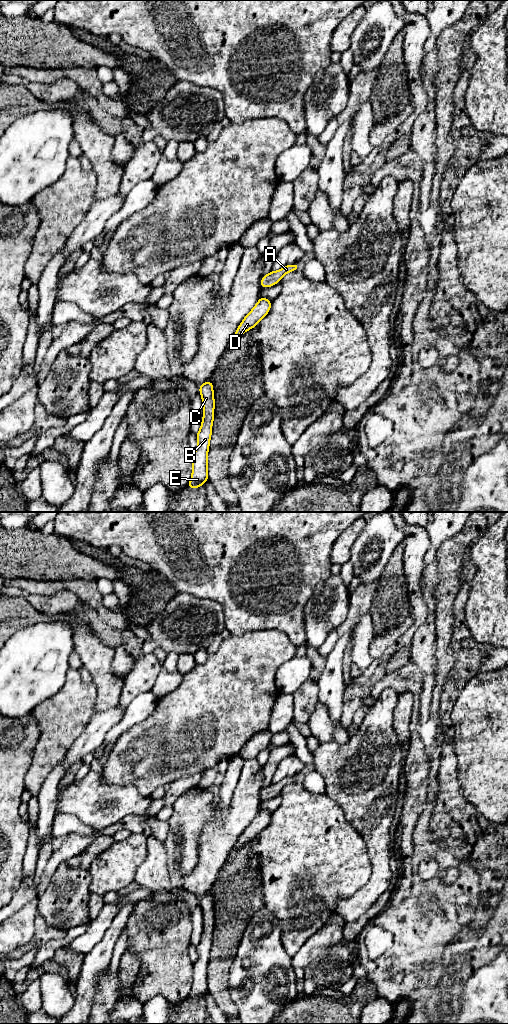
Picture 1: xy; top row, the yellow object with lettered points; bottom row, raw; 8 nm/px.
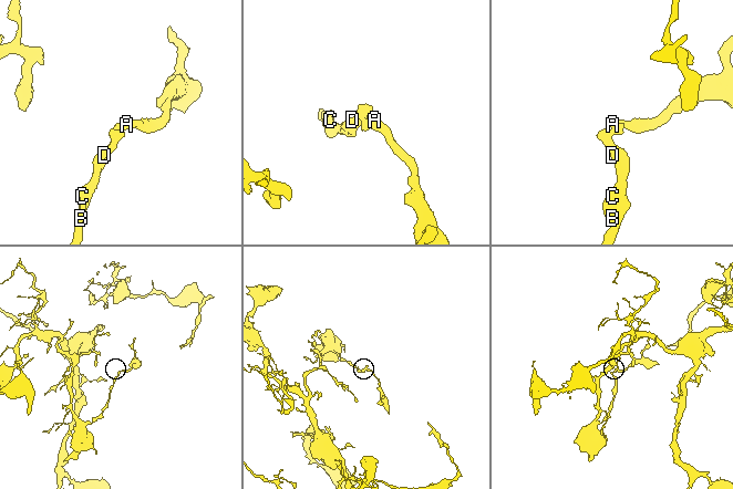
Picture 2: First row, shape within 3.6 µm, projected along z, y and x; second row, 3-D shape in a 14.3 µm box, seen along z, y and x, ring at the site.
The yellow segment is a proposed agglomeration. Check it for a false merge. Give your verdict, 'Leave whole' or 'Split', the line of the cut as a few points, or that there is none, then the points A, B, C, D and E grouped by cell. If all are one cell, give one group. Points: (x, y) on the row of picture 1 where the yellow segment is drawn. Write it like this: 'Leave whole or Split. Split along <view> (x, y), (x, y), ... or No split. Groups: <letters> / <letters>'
Leave whole. No split. Groups: A B C D E

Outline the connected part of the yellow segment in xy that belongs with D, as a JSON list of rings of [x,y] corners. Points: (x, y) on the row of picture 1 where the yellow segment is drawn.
[[[265,297],[259,298],[257,304],[245,316],[239,327],[237,328],[234,337],[244,334],[246,331],[254,328],[270,311],[271,301]]]

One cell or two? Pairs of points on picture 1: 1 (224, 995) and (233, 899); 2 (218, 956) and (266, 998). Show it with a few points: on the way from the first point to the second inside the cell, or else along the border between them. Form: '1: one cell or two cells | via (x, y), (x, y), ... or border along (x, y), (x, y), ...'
1: one cell | via (221, 971), (221, 955), (230, 923)
2: two cells | border along (239, 945), (229, 971), (228, 990)

